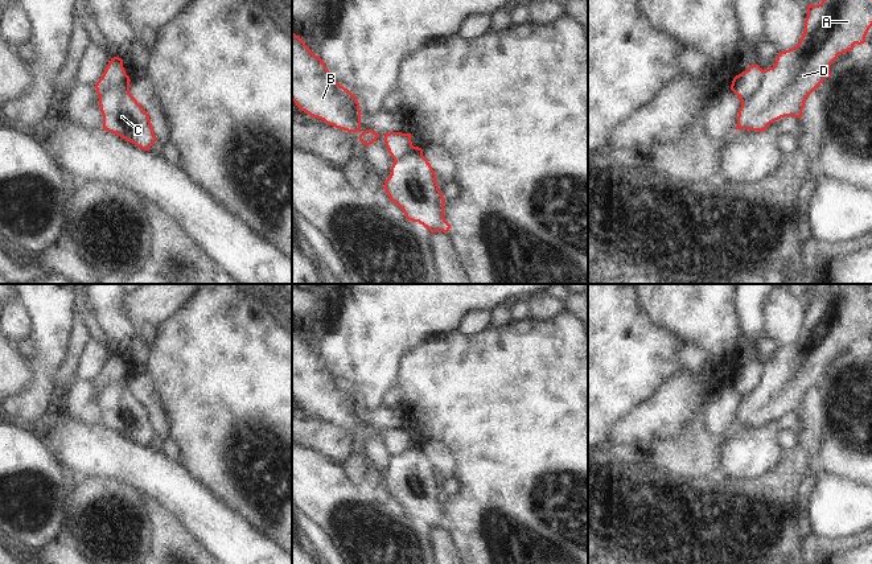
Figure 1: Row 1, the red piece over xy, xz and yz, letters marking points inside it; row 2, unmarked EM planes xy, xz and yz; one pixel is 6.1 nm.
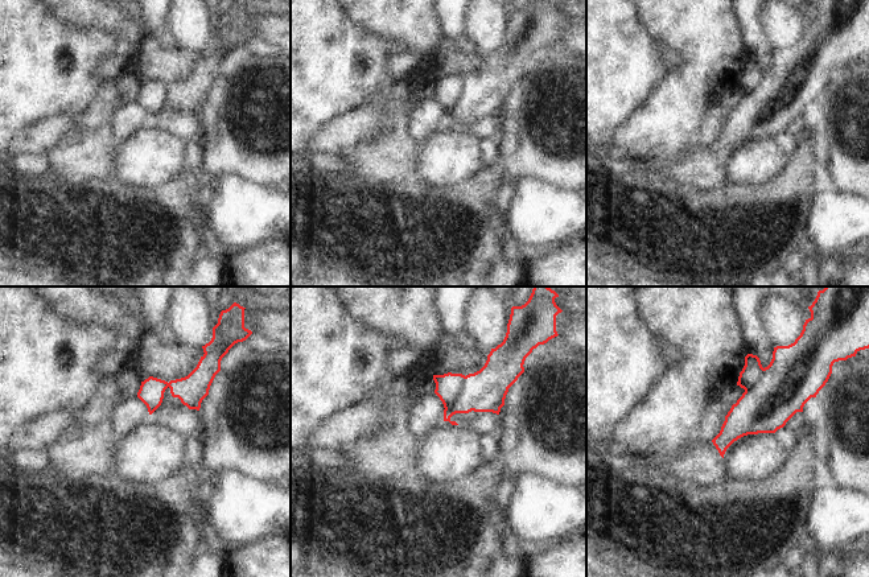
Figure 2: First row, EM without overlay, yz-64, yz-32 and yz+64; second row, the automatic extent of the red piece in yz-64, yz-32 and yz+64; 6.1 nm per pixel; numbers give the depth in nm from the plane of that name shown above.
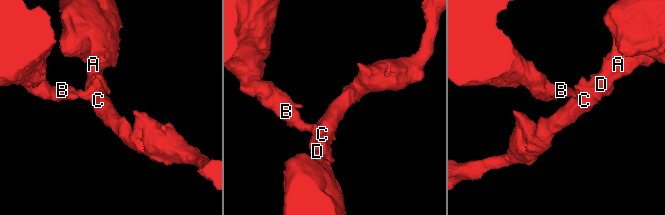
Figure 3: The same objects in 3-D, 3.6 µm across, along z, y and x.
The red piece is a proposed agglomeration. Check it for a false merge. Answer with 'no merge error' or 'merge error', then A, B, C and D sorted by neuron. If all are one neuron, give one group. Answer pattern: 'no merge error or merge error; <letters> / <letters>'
merge error; A C D / B

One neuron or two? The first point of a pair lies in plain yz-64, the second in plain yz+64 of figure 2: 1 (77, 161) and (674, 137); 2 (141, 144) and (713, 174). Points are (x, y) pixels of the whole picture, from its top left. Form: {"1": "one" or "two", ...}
{"1": "two", "2": "two"}

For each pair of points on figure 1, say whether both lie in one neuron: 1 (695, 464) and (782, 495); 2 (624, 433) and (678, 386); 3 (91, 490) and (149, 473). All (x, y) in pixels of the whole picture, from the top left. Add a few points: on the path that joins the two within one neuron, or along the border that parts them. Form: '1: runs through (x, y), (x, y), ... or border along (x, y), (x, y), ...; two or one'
1: border along (715, 474), (687, 476), (685, 478); two
2: runs through (638, 428), (666, 400); one
3: border along (94, 477), (119, 477), (138, 486), (147, 495); two

